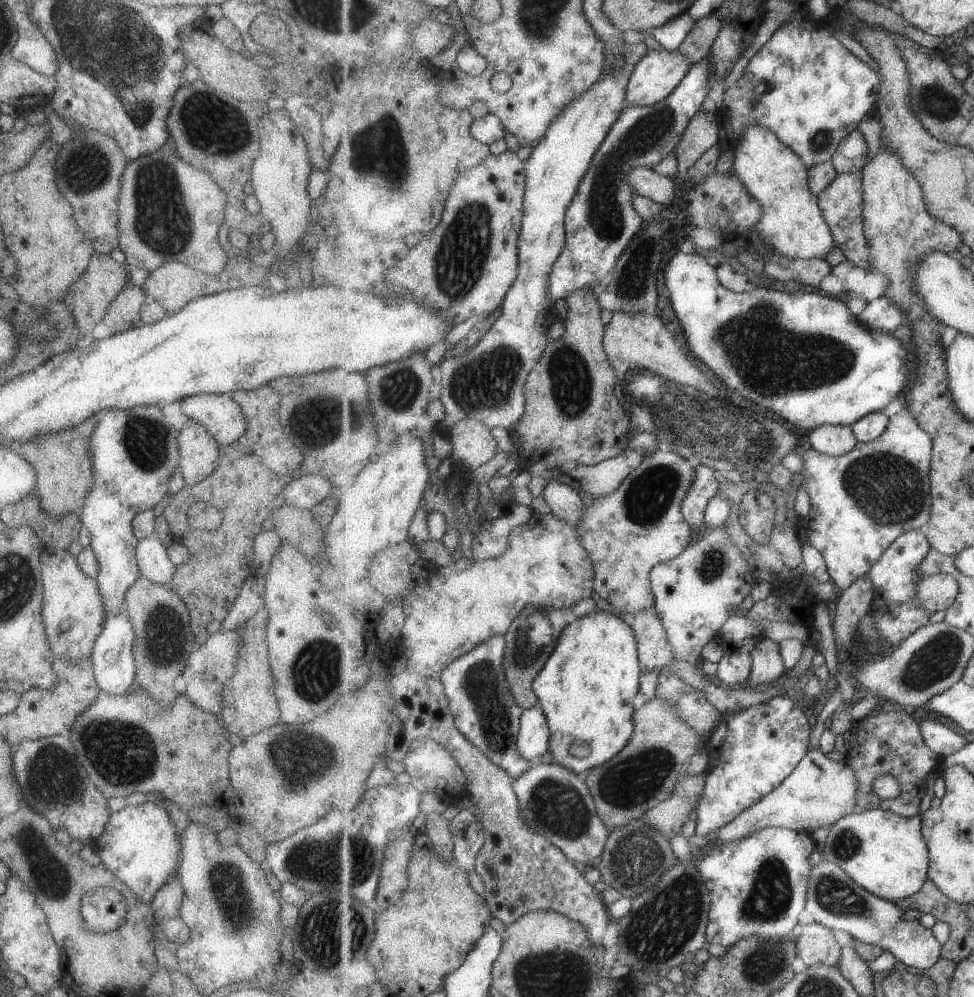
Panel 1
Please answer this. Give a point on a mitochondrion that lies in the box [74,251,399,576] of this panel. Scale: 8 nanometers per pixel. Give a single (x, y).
(143, 440)

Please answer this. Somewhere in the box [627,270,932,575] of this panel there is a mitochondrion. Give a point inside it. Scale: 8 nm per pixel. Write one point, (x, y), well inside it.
(770, 357)

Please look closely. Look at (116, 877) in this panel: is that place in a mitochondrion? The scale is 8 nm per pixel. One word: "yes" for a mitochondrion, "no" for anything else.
no

